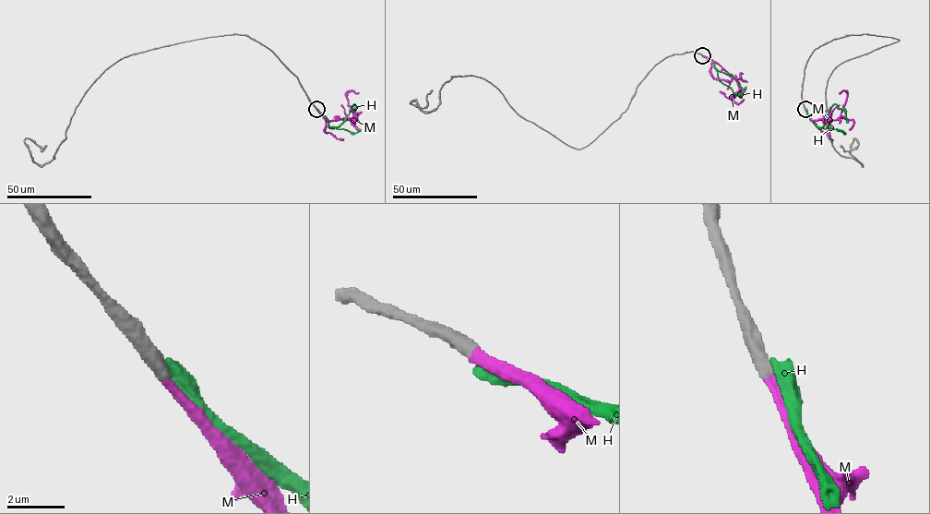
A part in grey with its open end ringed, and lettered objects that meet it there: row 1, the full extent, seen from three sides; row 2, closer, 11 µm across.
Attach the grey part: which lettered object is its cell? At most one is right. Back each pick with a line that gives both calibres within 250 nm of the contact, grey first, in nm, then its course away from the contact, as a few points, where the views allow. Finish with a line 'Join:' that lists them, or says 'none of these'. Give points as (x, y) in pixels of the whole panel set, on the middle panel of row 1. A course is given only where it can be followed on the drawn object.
M: 480 nm thick on the grey side, 360 nm on the other; it runs (702, 54), (715, 61), (736, 81), (739, 89), (733, 97), (744, 89)
Join: M

